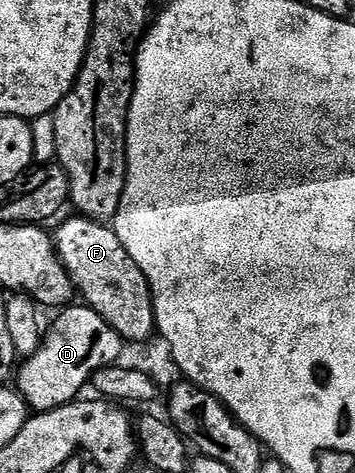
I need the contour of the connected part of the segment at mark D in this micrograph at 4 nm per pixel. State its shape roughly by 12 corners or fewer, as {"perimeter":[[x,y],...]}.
{"perimeter":[[68,305],[17,371],[32,412],[63,407],[125,341]]}

